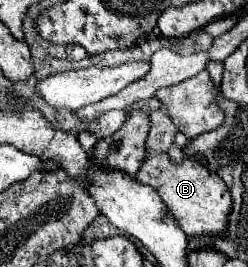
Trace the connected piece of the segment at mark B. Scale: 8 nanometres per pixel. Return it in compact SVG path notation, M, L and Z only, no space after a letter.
M148 153L144 165L136 173L136 181L158 191L162 203L168 209L168 215L172 215L172 219L188 237L202 233L216 235L216 231L224 229L224 219L228 219L228 211L232 207L228 187L206 167L192 163L190 159L184 159L182 165L172 165L166 153Z

